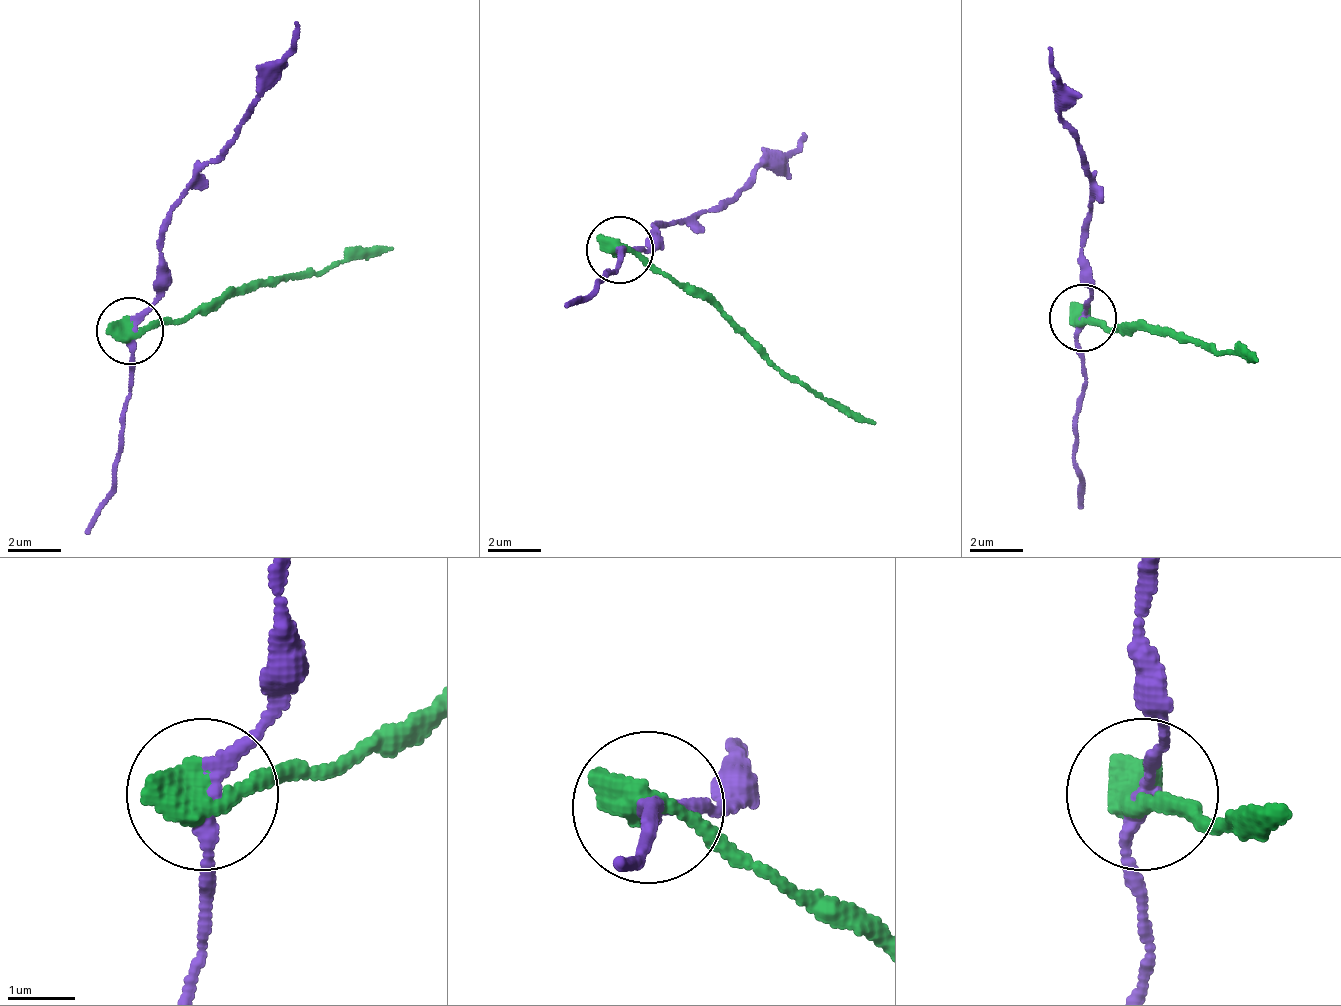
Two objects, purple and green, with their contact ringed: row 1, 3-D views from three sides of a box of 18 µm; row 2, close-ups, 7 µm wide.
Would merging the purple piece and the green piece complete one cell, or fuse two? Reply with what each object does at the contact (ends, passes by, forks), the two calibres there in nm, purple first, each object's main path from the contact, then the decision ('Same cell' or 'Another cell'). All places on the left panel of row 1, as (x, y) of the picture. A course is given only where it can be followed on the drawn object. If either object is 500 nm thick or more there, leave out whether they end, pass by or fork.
Thickness 190 nm (purple) against 550 nm. Course of purple: (131, 332), (152, 303), (158, 230), (172, 201), (219, 150), (251, 107), (297, 21). Course of green: (131, 332), (186, 323), (228, 295), (395, 250). Another cell

